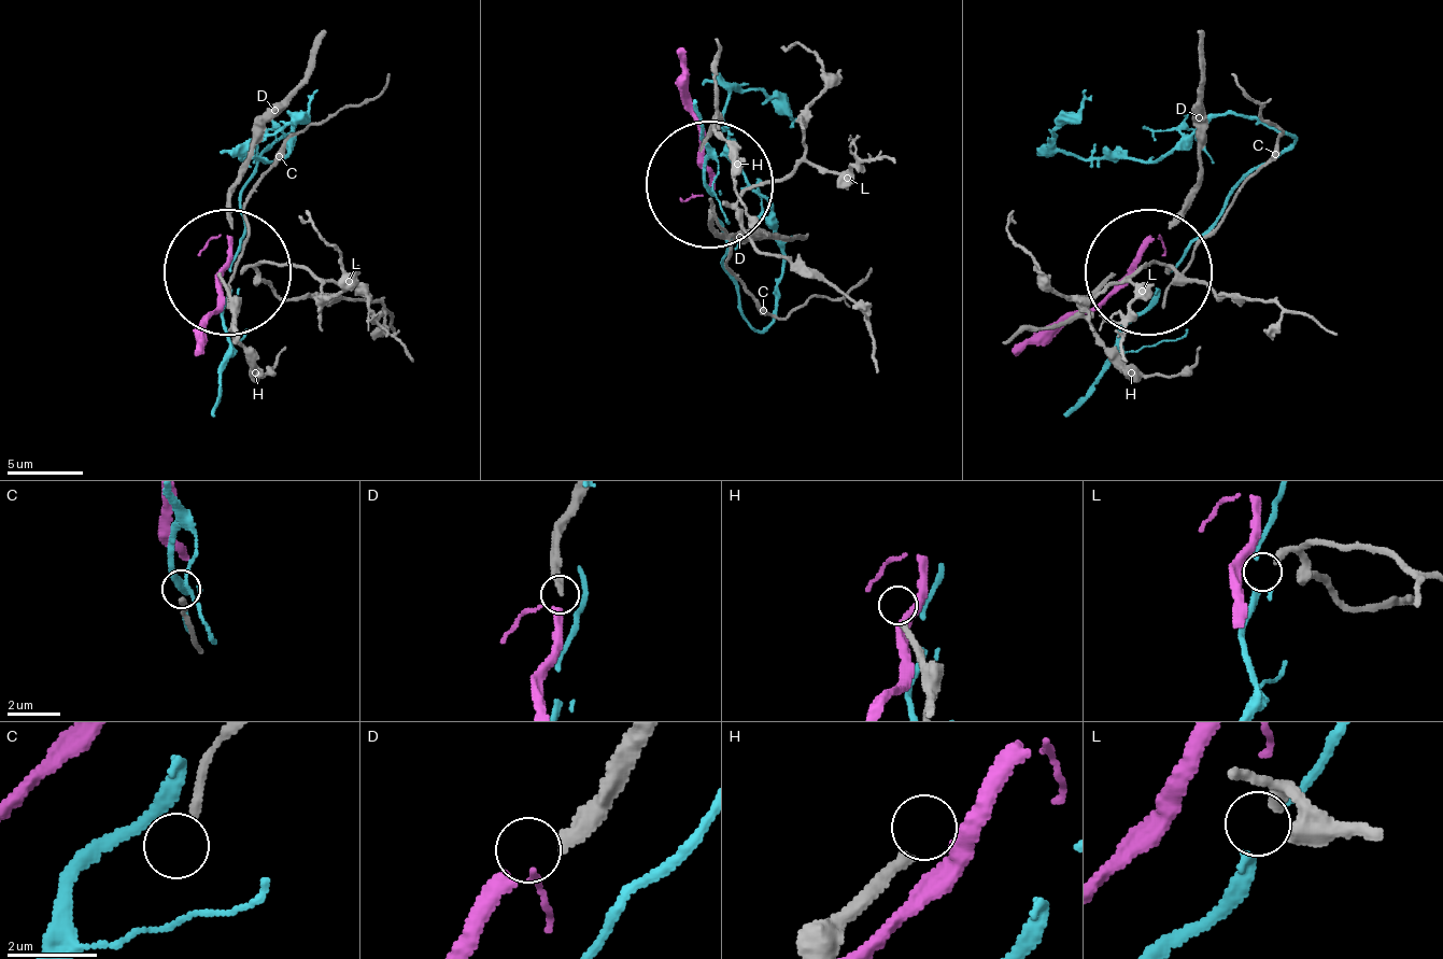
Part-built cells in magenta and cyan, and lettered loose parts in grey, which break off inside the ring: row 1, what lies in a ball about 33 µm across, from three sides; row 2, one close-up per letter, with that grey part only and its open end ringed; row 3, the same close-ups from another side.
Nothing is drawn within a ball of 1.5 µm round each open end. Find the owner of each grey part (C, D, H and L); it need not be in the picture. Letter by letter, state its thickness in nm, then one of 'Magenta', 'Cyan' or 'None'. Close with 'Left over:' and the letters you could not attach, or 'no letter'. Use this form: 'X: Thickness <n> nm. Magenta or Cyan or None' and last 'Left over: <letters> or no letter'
C: Thickness 200 nm. None
D: Thickness 360 nm. Magenta
H: Thickness 240 nm. None
L: Thickness 220 nm. Cyan
Left over: C, H

